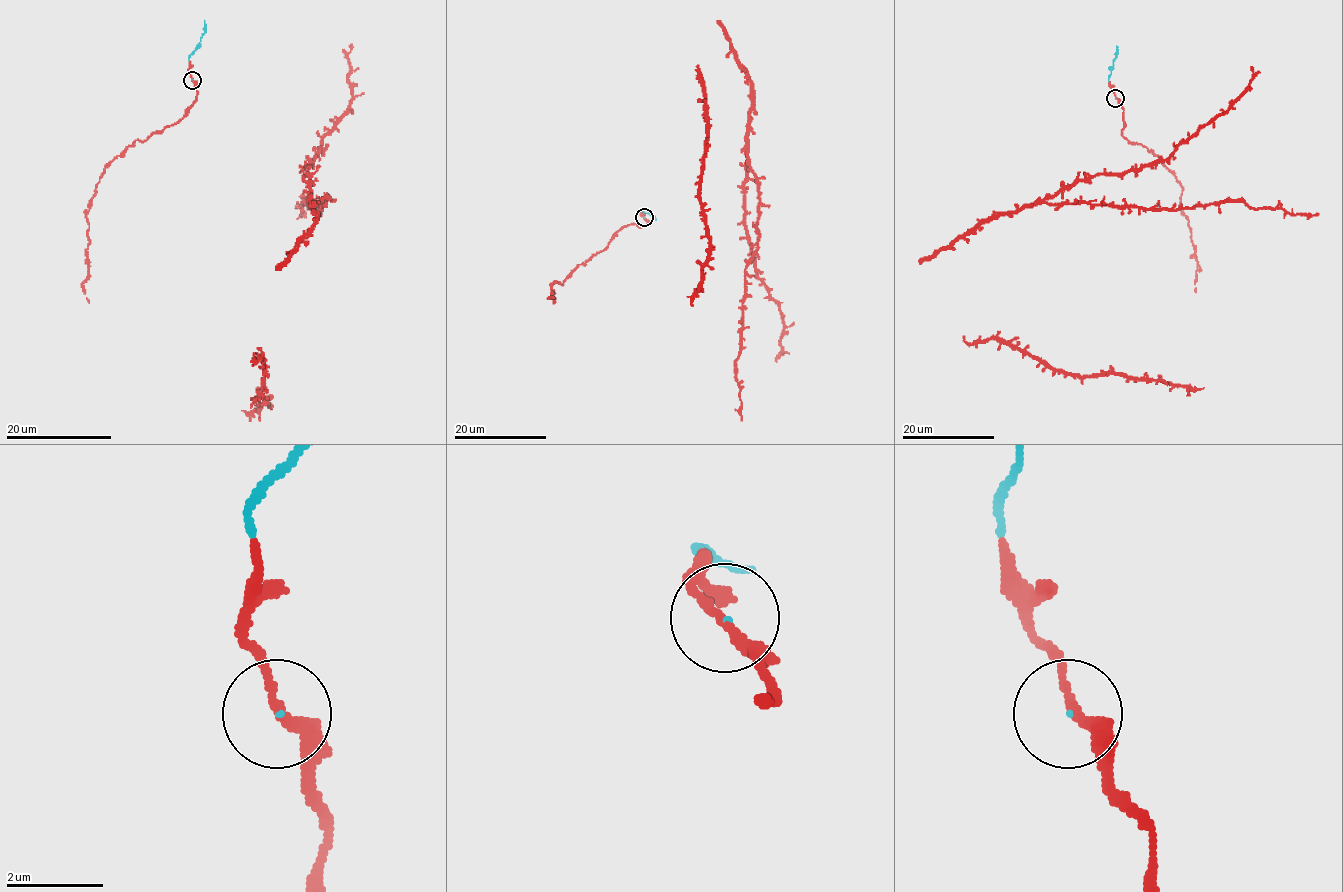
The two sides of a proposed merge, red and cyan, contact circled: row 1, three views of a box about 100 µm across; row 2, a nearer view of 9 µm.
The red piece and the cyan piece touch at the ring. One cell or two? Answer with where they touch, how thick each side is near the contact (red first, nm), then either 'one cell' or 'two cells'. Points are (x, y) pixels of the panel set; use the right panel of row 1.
at (1115, 98); 200 nm thick on the red side, 40 nm on the other; one cell

